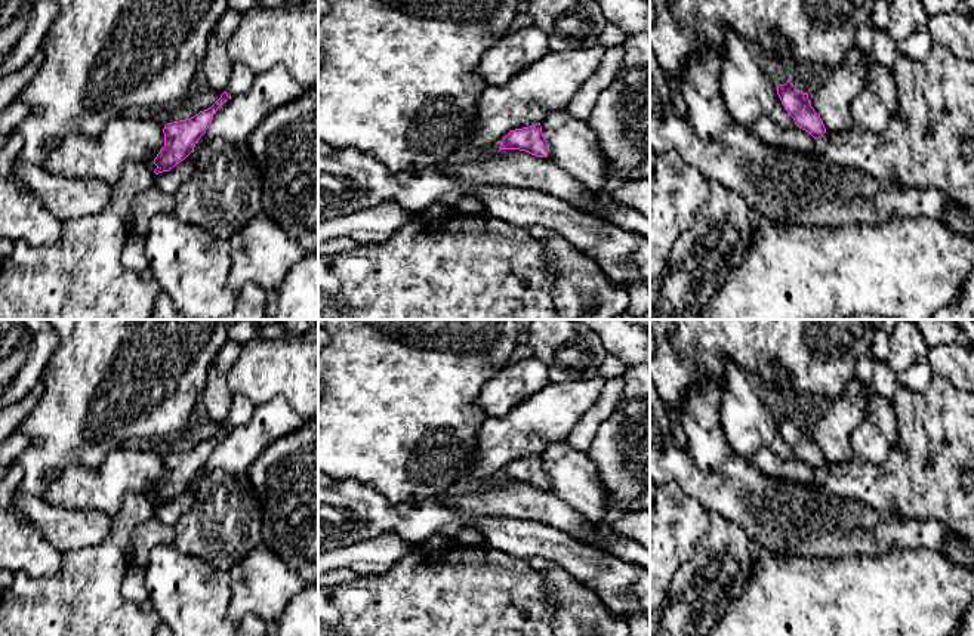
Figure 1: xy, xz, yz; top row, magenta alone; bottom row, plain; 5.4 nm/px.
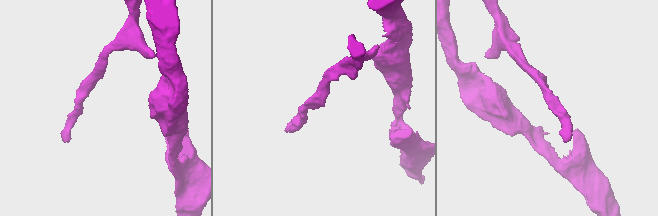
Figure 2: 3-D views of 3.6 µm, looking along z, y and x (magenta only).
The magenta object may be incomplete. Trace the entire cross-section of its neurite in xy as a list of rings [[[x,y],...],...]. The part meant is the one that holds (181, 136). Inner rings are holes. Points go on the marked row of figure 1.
[[[224,92],[210,108],[200,111],[191,118],[172,121],[164,126],[164,146],[152,161],[157,166],[154,170],[155,175],[172,170],[194,152],[197,141],[206,133],[218,108],[228,98],[228,93]]]

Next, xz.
[[[540,123],[511,130],[502,141],[499,149],[520,149],[536,157],[548,157],[549,143],[542,133]]]

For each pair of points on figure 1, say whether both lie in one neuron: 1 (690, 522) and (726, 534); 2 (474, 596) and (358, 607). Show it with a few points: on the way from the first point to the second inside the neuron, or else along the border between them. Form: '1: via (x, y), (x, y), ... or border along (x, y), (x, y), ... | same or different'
1: border along (708, 511), (708, 531), (689, 556) | different
2: via (446, 607), (387, 607) | same

